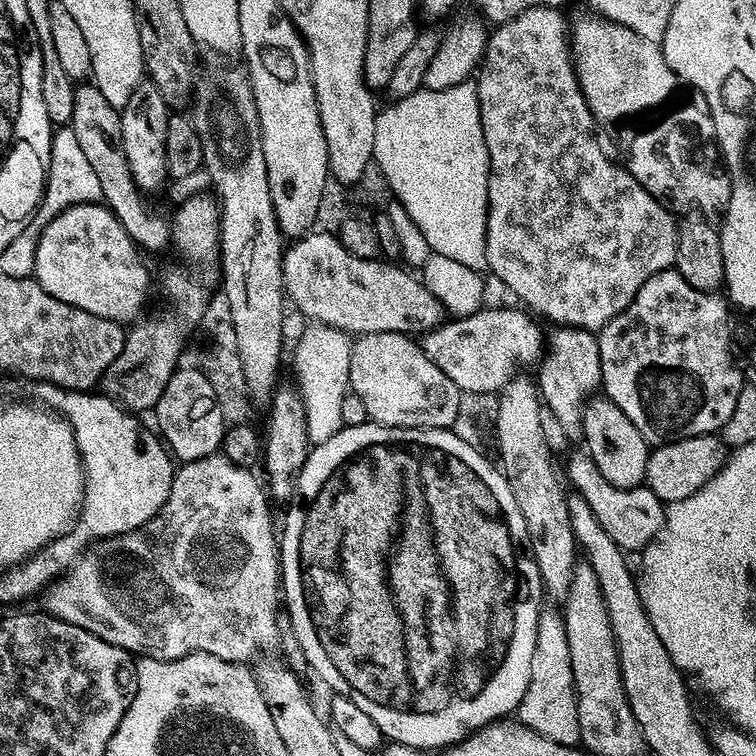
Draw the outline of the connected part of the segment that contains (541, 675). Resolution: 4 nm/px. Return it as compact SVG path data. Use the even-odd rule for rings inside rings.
M548 610L541 611L534 658L530 666L530 682L518 709L519 723L525 724L540 736L555 744L575 745L580 739L580 727L576 717L576 691L572 688L572 667L566 646L564 621Z

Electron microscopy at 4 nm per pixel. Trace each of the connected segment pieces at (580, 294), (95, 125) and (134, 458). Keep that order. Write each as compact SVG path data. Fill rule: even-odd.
M531 8L522 10L522 14L518 14L513 20L507 20L504 24L499 25L488 37L488 46L484 51L483 61L474 80L478 90L482 134L486 138L486 150L490 154L486 268L487 271L492 271L521 300L517 301L529 313L535 314L537 317L545 316L546 319L553 320L551 323L556 326L599 330L606 327L615 316L622 314L622 310L626 310L626 306L630 306L630 302L634 302L638 290L642 290L642 286L646 286L646 282L650 282L650 278L654 278L654 274L664 272L675 265L678 224L675 219L672 221L671 214L667 212L669 209L656 197L650 195L606 151L576 77L576 66L572 62L570 51L570 32L566 27L566 20L564 24L564 14L558 8Z
M84 82L77 87L74 94L74 114L70 127L74 130L74 138L78 143L86 159L90 161L90 167L102 185L103 203L112 209L112 213L122 222L126 234L136 243L137 248L148 252L160 252L170 244L170 224L159 220L148 209L148 204L143 195L138 191L134 178L130 174L130 166L124 157L124 149L118 143L120 130L120 114L106 98L102 98L102 90L98 90L95 83Z
M27 381L27 392L35 403L41 404L47 411L65 419L75 434L75 444L84 471L84 499L81 510L73 528L58 540L52 540L45 548L29 557L31 564L36 560L48 560L48 576L44 580L50 584L57 577L64 575L72 567L73 562L98 540L108 540L111 536L121 536L142 527L150 518L159 514L160 507L168 500L170 486L174 475L174 460L161 437L151 427L143 428L135 415L125 412L115 400L94 392L70 391L54 383L44 381Z

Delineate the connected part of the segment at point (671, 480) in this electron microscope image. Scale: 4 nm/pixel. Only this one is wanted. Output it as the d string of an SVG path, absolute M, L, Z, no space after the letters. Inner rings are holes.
M716 434L658 444L648 453L644 484L661 502L670 505L702 490L702 486L720 472L725 459L726 445Z

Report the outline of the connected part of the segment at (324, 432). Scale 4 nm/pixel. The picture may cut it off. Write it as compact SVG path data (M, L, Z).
M325 324L308 326L296 344L296 384L295 391L300 397L306 418L306 434L309 445L315 446L334 438L344 427L342 420L342 400L350 392L348 379L350 378L350 358L352 357L353 337L346 332L339 332L337 328L328 328Z

